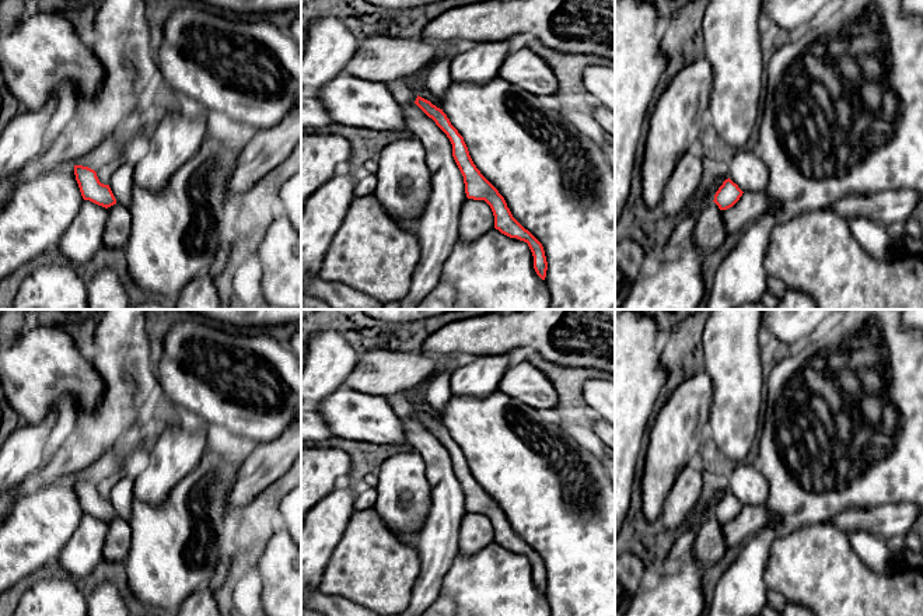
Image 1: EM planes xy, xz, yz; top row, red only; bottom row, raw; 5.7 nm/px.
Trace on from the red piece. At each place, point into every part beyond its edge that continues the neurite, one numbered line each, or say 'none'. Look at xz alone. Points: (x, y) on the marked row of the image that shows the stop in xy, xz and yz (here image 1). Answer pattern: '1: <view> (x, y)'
none

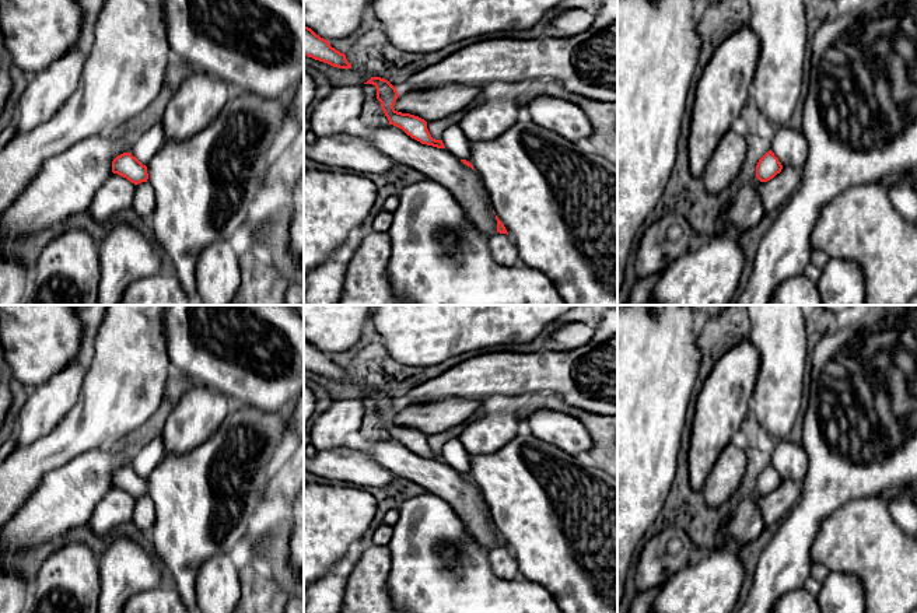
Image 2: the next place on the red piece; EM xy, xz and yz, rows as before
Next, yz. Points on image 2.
none

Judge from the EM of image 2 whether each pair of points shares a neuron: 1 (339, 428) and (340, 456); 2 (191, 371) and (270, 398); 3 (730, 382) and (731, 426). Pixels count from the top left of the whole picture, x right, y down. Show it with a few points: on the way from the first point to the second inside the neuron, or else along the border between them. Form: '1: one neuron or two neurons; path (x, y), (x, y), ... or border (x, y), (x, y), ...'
1: two neurons; border (343, 444), (318, 451)
2: one neuron; path (210, 371), (244, 371), (251, 378)
3: one neuron; path (730, 393), (730, 414)

